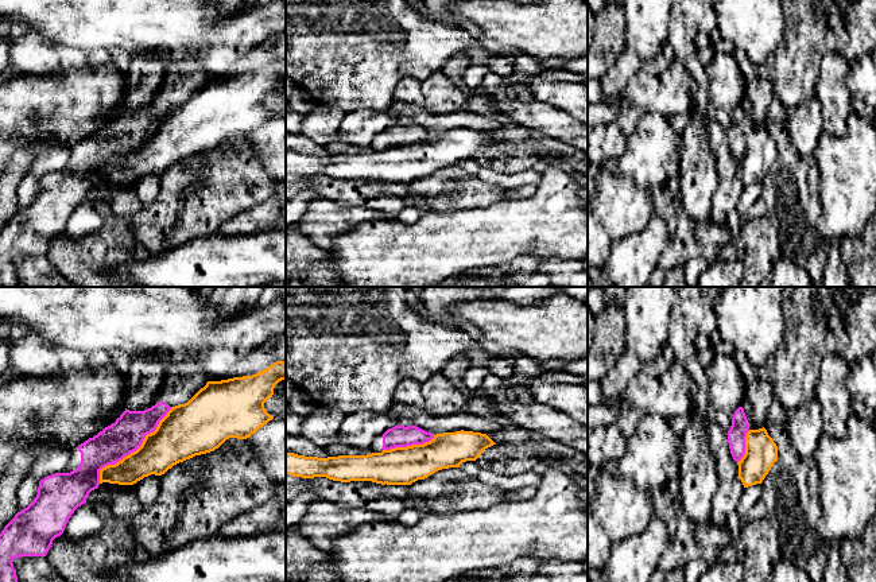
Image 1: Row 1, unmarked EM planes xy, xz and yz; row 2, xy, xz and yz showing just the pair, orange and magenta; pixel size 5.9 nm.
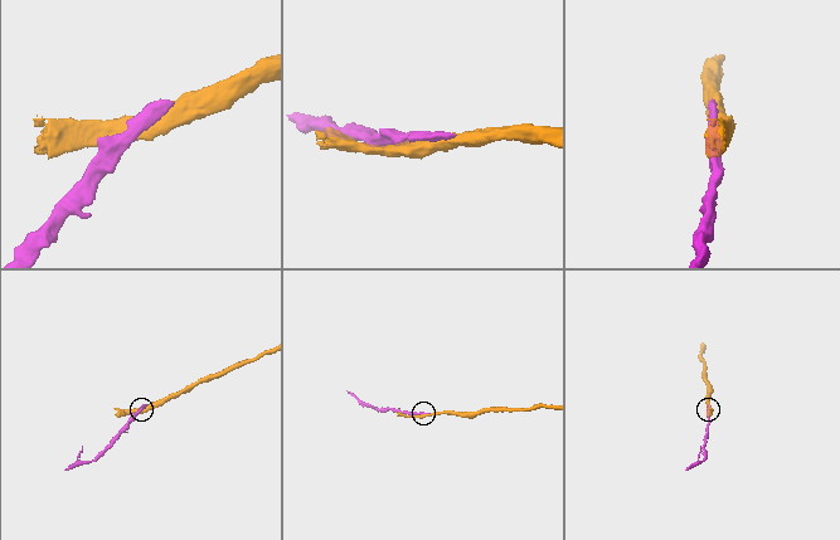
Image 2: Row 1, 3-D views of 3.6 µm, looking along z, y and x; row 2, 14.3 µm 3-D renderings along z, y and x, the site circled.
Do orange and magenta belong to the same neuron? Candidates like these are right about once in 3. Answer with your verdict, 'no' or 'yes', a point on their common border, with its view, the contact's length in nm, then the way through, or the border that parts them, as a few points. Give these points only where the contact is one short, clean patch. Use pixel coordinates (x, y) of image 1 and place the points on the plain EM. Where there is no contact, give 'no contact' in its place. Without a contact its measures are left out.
no; meets orange in xy at (134, 150); contact 650 nm long

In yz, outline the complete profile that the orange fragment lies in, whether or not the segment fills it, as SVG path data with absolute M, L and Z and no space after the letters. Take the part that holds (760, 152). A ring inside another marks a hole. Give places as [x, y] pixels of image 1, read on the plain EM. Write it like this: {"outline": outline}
{"outline": "M749 128L745 135L745 152L737 160L744 186L761 182L776 159L778 144L767 128Z"}

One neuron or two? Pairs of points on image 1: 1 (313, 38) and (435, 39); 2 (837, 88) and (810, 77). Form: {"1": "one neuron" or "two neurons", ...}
{"1": "one neuron", "2": "two neurons"}

